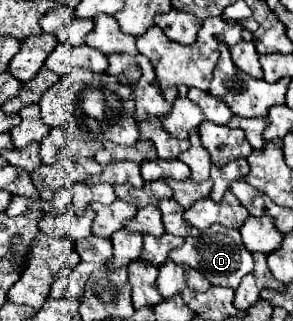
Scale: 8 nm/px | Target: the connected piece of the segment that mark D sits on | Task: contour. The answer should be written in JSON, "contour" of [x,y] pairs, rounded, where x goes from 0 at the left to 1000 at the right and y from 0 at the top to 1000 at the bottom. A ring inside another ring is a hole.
{"contour":[[[758,710],[737,729],[737,741],[724,741],[724,748],[703,748],[703,735],[683,735],[683,741],[635,735],[628,741],[628,760],[614,773],[580,779],[580,810],[608,816],[608,822],[642,822],[642,829],[683,841],[730,891],[785,891],[799,903],[812,897],[819,872],[867,829],[860,791],[833,773],[826,741],[819,741],[819,723],[799,717],[799,710]],[[785,879],[805,879],[805,885],[785,885]]]}

